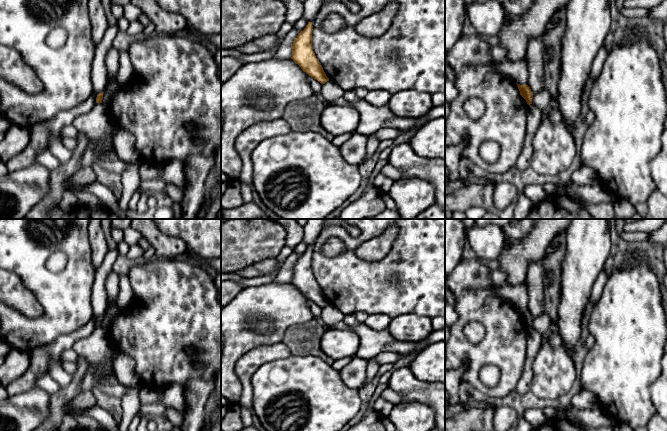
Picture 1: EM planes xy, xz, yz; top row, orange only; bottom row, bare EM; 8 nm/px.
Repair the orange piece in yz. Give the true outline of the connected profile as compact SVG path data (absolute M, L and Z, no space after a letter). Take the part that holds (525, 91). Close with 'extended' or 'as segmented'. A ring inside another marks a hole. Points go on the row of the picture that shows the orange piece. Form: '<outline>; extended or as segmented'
M546 82L544 83L542 89L537 93L533 93L528 85L517 84L517 86L520 91L520 95L526 100L527 104L533 104L541 111L544 111L549 102L552 100L546 87Z; extended

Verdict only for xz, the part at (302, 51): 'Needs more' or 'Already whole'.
Needs more

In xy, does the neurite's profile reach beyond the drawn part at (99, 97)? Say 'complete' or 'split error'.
split error

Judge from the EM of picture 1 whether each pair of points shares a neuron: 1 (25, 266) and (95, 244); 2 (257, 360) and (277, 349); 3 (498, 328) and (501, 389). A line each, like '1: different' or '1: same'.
1: different
2: same
3: same

